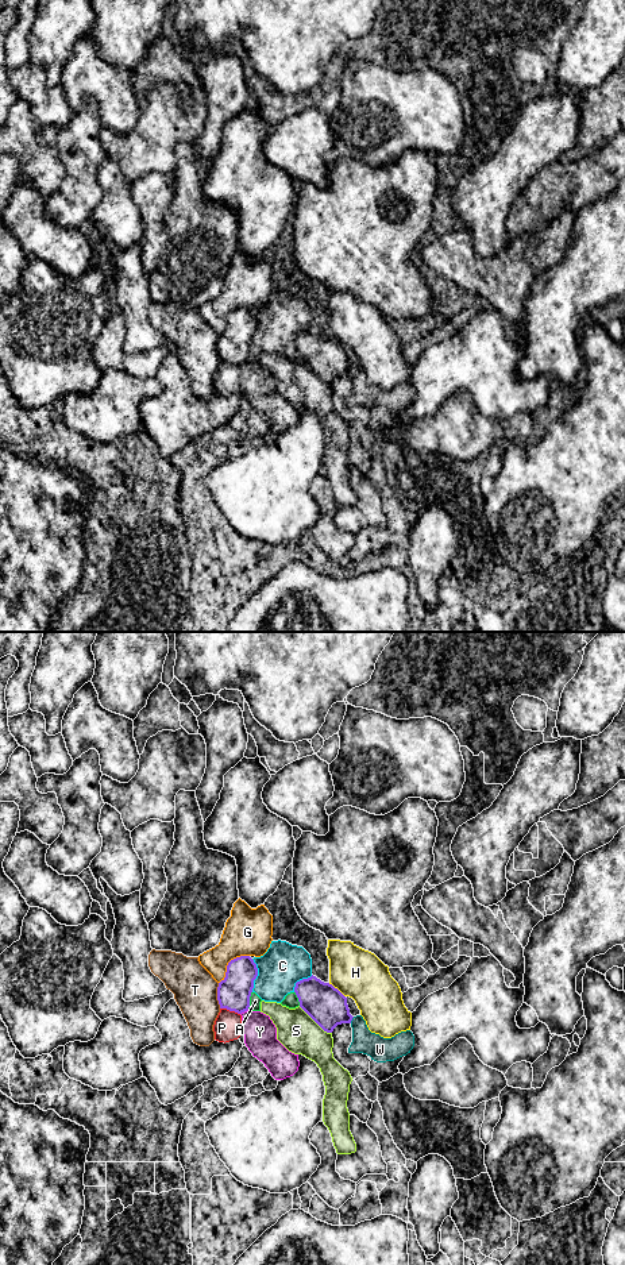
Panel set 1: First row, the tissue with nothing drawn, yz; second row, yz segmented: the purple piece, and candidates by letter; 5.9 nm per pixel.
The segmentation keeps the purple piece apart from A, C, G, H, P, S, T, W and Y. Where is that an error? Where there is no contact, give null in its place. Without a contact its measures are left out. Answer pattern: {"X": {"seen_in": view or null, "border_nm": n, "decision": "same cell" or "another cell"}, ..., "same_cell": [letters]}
{"A": {"seen_in": "yz", "border_nm": 110, "decision": "another cell"}, "C": {"seen_in": "yz", "border_nm": 200, "decision": "another cell"}, "G": {"seen_in": "yz", "border_nm": 260, "decision": "another cell"}, "H": {"seen_in": "yz", "border_nm": 130, "decision": "another cell"}, "P": {"seen_in": "yz", "border_nm": 130, "decision": "another cell"}, "S": {"seen_in": "yz", "border_nm": 260, "decision": "another cell"}, "T": {"seen_in": "yz", "border_nm": 150, "decision": "another cell"}, "W": {"seen_in": "yz", "border_nm": 50, "decision": "another cell"}, "Y": {"seen_in": "yz", "border_nm": 60, "decision": "another cell"}, "same_cell": []}

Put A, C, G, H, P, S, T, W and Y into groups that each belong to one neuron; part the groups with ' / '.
A C / G / H / P Y / S / T / W

